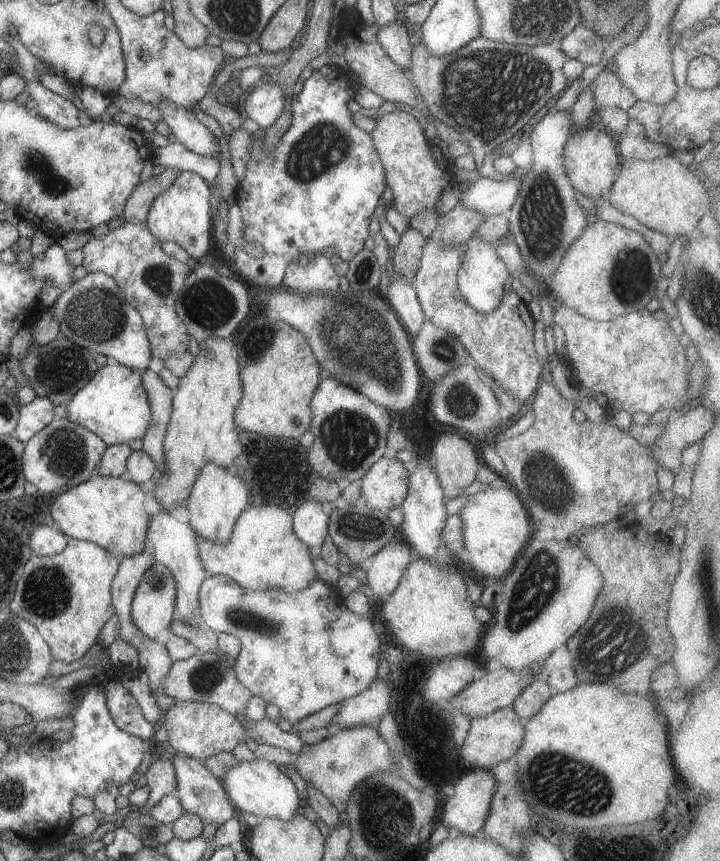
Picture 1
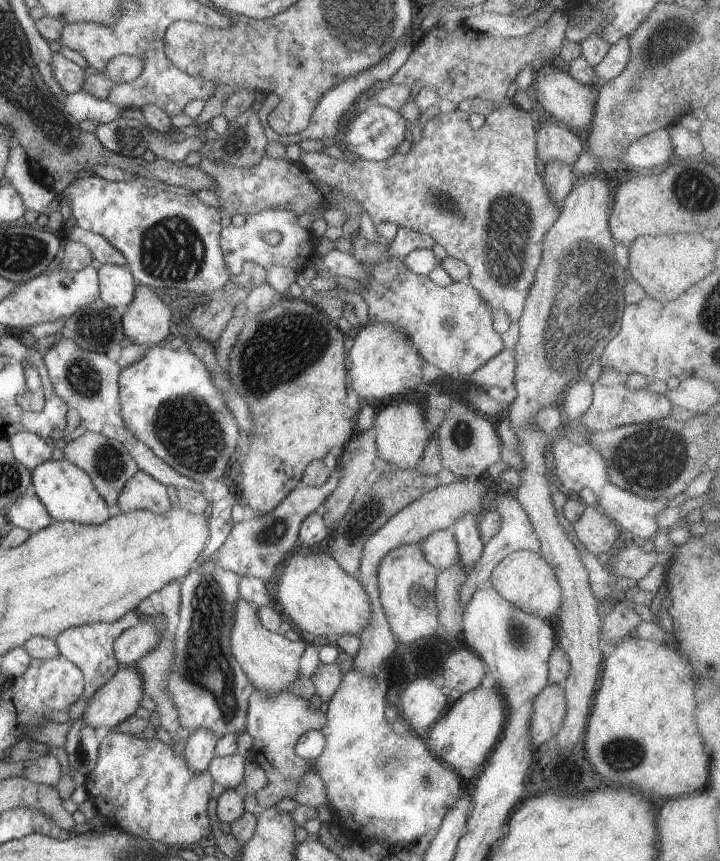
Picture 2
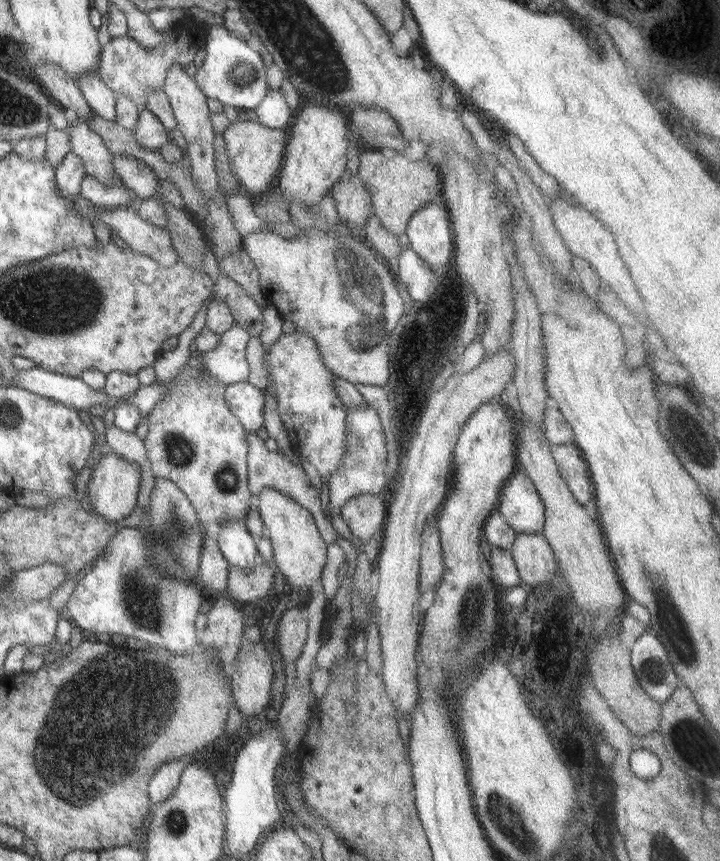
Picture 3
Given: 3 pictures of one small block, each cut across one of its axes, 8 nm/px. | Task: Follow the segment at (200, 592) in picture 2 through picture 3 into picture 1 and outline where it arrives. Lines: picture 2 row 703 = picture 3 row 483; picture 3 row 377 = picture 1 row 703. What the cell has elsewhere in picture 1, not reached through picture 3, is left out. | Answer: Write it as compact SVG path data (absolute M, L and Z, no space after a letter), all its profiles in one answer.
M177 702L162 712L158 726L166 729L170 746L178 755L190 756L200 761L212 758L220 752L232 754L240 742L246 741L243 723L214 703Z

